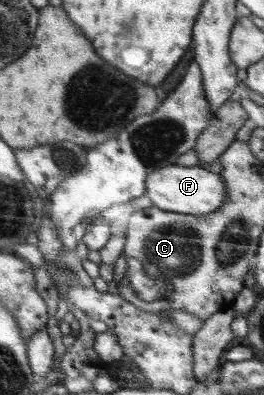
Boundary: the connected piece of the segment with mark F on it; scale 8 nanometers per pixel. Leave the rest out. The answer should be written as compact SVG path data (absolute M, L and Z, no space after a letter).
M199 164L195 166L169 165L153 171L148 175L146 192L144 194L160 209L187 215L205 215L220 210L228 192L224 180L217 173L203 169Z

